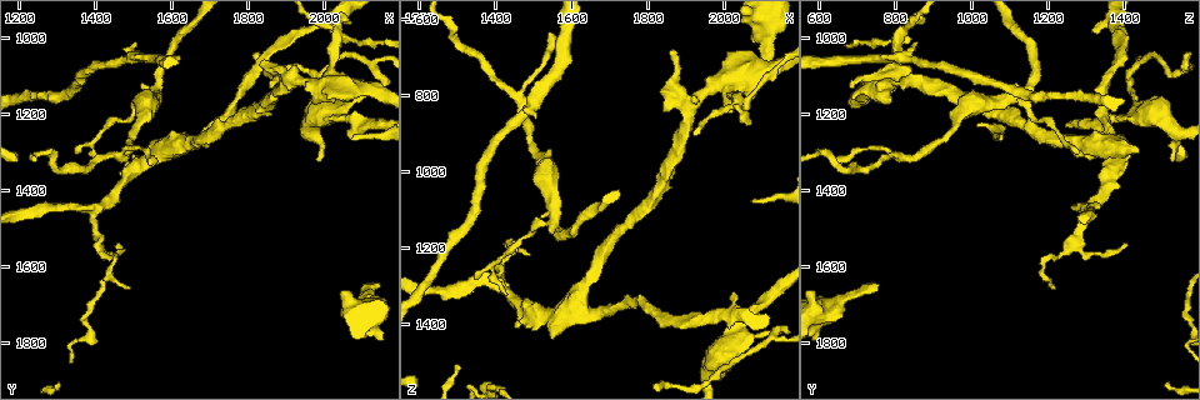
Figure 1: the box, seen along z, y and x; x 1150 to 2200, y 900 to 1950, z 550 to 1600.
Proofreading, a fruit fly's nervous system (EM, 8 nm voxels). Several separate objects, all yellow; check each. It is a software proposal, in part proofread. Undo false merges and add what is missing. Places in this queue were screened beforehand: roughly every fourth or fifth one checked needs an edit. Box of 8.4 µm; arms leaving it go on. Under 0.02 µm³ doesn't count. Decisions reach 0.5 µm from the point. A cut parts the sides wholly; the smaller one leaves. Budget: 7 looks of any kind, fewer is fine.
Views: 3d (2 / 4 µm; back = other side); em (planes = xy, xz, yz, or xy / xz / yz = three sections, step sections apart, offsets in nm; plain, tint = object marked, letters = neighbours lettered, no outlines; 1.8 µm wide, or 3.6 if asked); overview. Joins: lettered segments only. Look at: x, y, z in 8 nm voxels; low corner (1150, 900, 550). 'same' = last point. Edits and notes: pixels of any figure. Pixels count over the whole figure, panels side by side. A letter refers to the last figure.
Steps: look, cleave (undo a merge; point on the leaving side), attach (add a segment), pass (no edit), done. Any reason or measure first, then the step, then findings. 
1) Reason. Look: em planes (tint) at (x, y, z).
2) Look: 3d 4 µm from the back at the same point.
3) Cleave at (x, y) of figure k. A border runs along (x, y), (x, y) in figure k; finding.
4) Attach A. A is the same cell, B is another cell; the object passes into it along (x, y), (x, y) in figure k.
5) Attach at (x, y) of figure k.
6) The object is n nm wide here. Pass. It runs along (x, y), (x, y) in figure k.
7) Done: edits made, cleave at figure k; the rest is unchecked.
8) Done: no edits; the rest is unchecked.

Abrupt turn. Look: em yz step 16 (tint) at (1555, 1150, 1125).

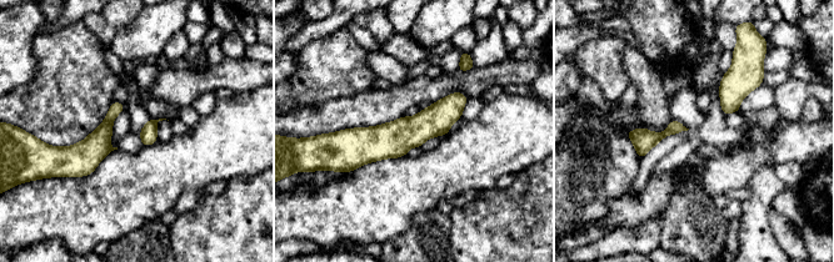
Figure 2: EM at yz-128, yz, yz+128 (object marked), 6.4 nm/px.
Another direction. Look: em planes (letters) at the same point.

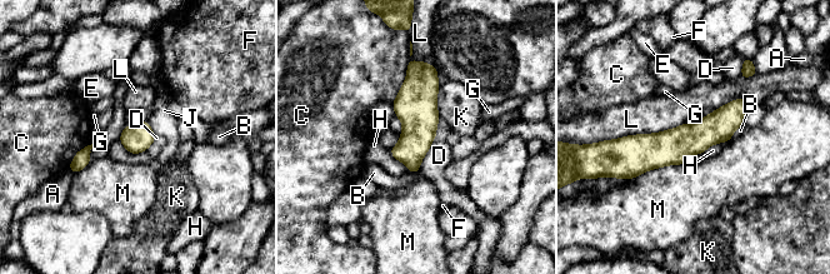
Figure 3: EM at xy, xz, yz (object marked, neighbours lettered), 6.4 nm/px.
Pass. A, B, C, D, E, F, G, H, J, K, L and M are other cells; continuous, no second cell.

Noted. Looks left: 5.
Abrupt turn. Look: 3d 2 µm from the back at (2035, 1000, 815).

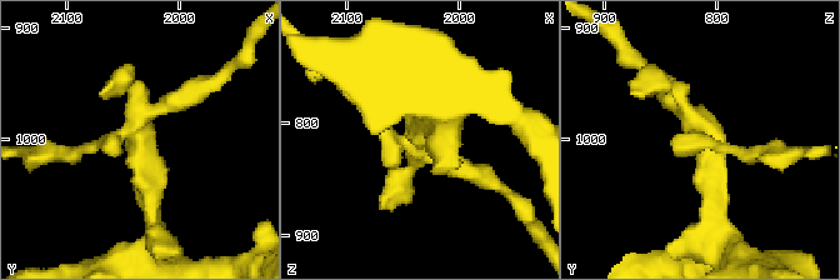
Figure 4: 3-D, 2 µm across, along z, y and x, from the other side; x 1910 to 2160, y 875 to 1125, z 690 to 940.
Shape alone is not enough. Look: em 3.6 µm yz step 4 (tint) at (2042, 1000, 810).

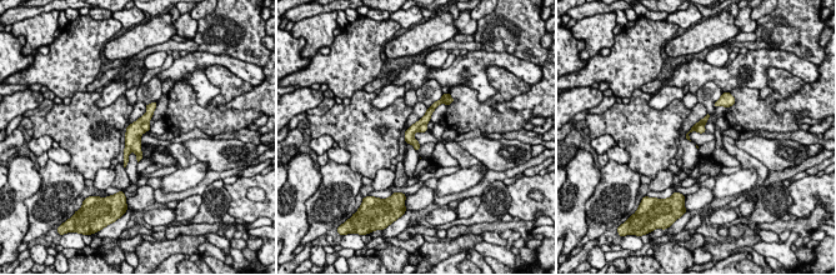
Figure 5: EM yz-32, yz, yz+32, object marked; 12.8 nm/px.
Look: em 3.6 µm planes (letters) at the same point.

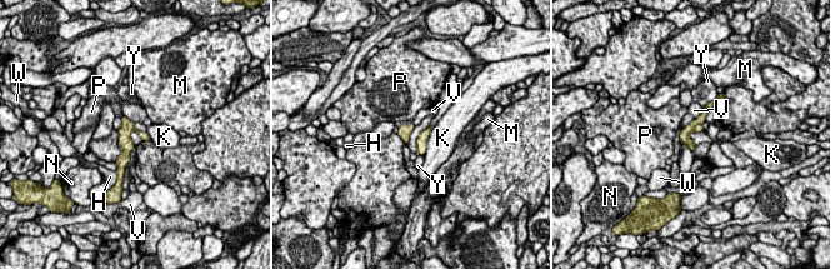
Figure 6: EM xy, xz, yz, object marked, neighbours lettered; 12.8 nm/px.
The longest contact is with V, 420 nm. Cleave at (699, 128) of figure 6. H, K, M, N, P, V, W and Y are other cells; a second cell is stuck on.

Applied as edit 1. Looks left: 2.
Look: 3d 2 µm at (1620, 1270, 1345).

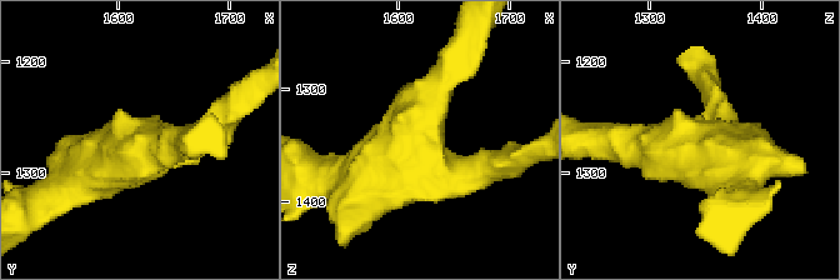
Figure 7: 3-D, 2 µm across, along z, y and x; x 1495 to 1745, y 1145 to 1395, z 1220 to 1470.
Look: em xz step 8 (letters) at (1616, 1274, 1344).

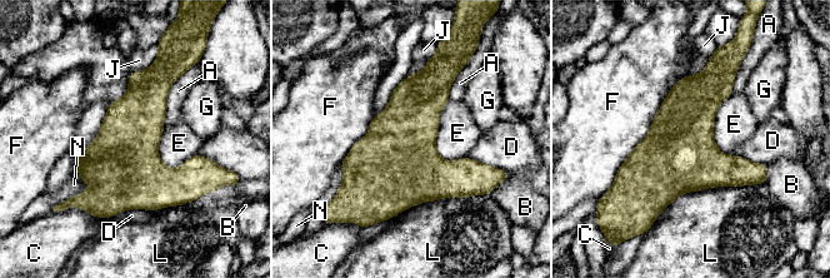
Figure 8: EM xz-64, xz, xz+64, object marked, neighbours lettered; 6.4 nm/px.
Pass. A, B, C, D, E, F, G, J, L and N are other cells; a border runs along (449, 100), (435, 140), (446, 162) in figure 8; all the same cell.

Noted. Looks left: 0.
Done: edits made, cleave at figure 6; the rest is unchecked.

